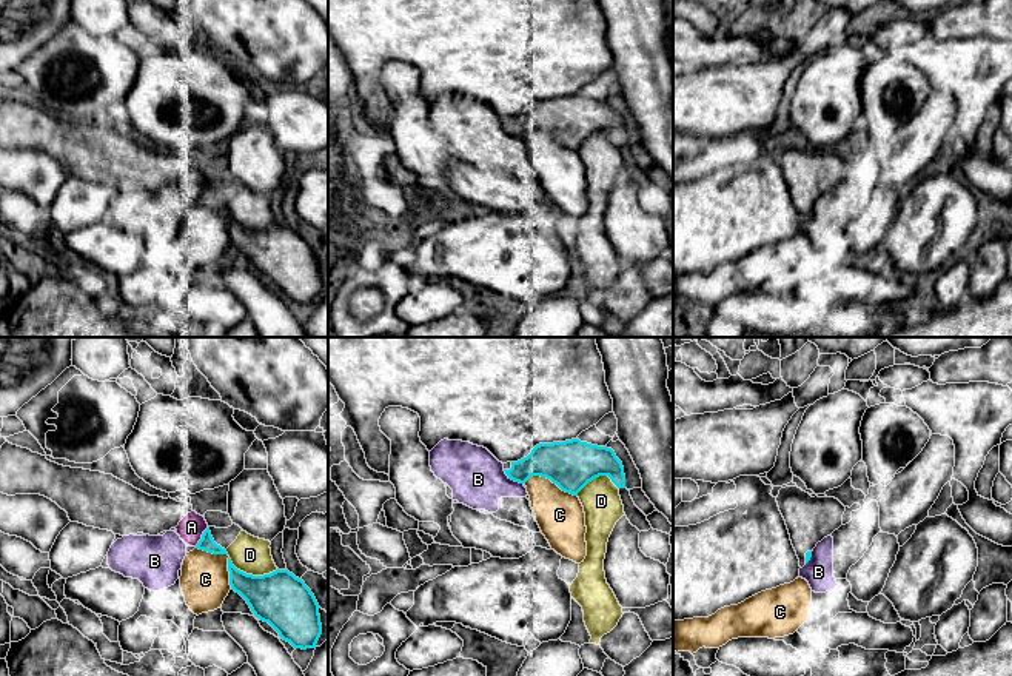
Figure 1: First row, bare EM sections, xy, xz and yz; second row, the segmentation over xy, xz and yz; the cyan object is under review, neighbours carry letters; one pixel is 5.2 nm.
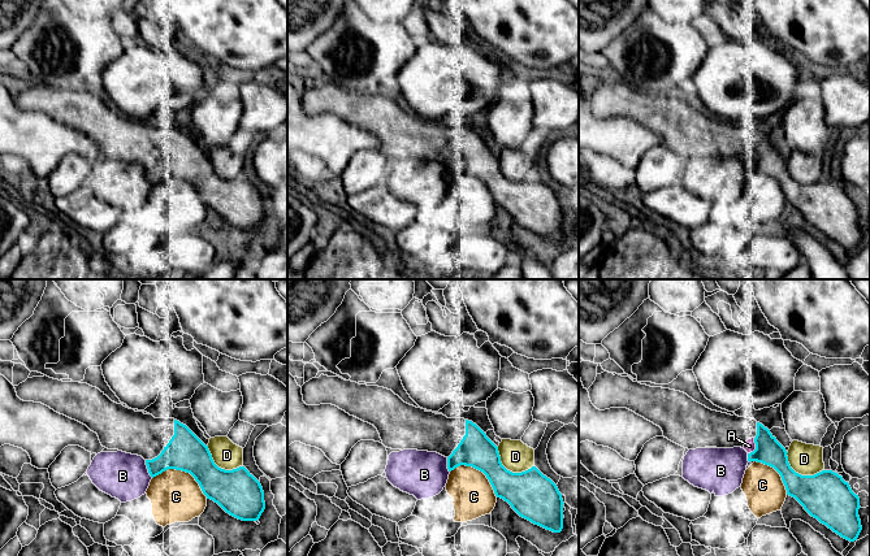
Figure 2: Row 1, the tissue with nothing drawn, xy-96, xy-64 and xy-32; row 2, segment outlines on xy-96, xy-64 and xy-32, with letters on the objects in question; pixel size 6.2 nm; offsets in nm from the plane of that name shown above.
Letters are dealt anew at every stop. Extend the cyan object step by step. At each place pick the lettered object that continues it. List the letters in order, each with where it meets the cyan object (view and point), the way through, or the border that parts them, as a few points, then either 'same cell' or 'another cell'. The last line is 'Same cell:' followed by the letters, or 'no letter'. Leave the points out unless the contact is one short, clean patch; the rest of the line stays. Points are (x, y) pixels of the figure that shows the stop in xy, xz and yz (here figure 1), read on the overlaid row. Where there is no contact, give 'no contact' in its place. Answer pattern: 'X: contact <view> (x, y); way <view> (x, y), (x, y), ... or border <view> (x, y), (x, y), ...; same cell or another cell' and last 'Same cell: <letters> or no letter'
A: contact xy (202, 536); another cell
B: contact xz (513, 479); another cell
C: contact xy (228, 558); border xy (196, 547), (228, 556), (228, 584), (231, 588); another cell
D: contact xy (251, 575); another cell
Same cell: no letter

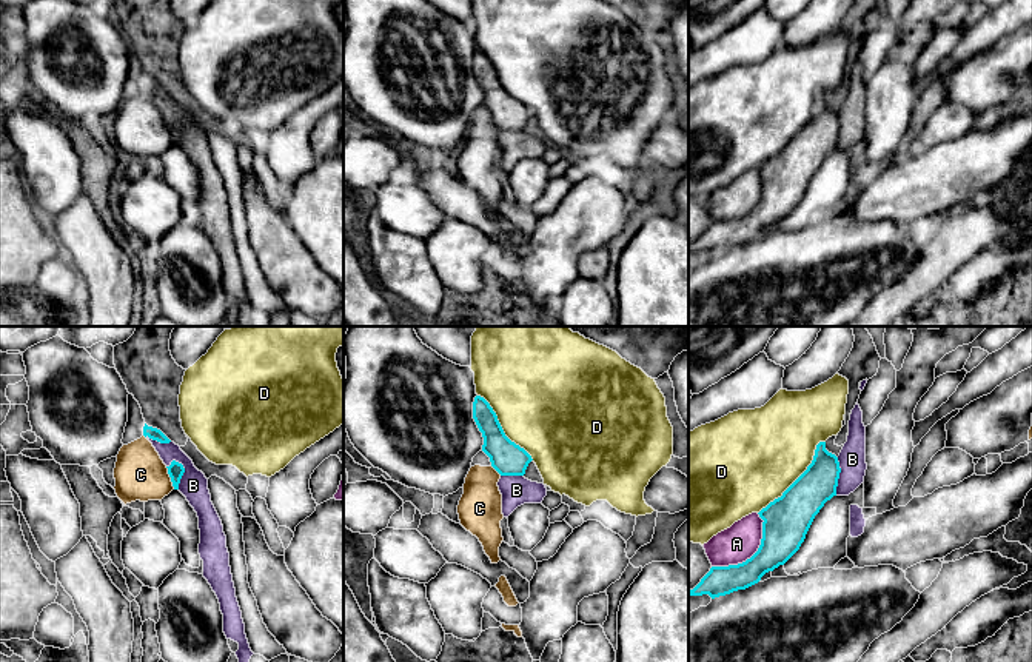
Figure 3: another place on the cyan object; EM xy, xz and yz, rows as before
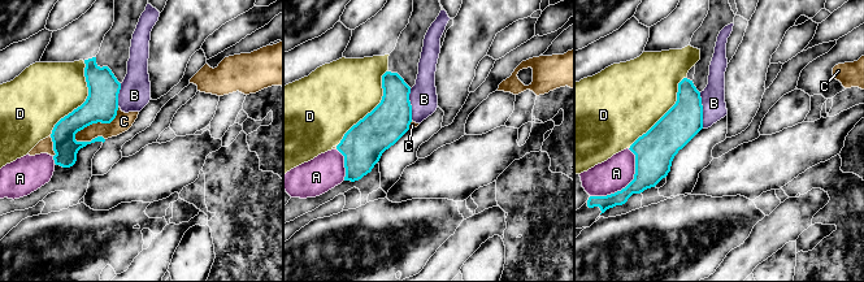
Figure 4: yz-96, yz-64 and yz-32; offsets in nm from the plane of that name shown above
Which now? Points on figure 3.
A: contact yz (753, 555); another cell
B: contact xy (184, 471); border xy (173, 459), (184, 468), (179, 488); another cell
C: contact xy (170, 476); another cell
D: contact yz (798, 478); another cell
Same cell: no letter

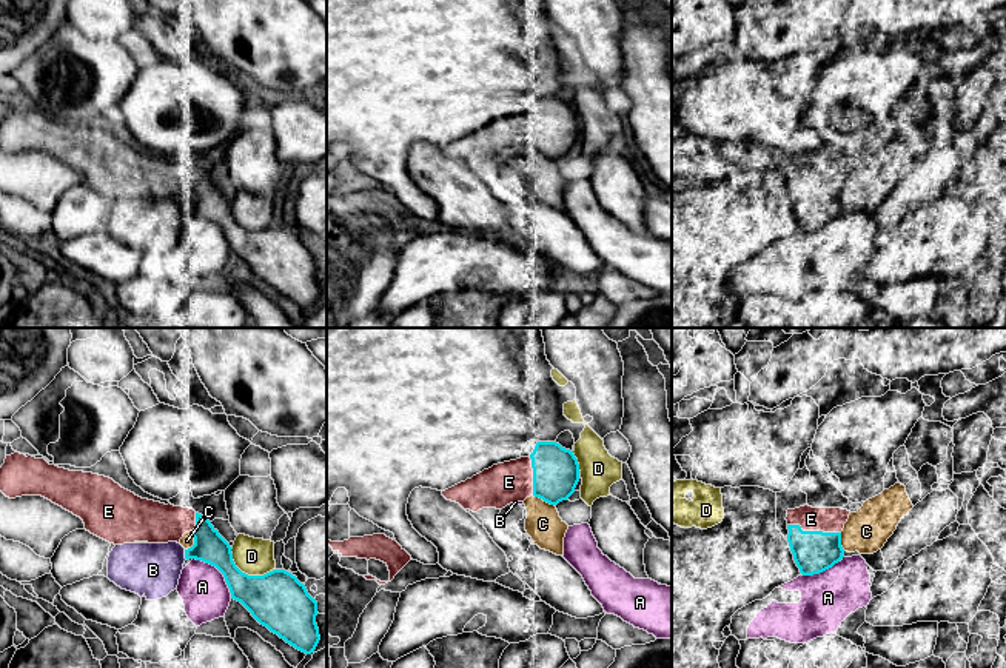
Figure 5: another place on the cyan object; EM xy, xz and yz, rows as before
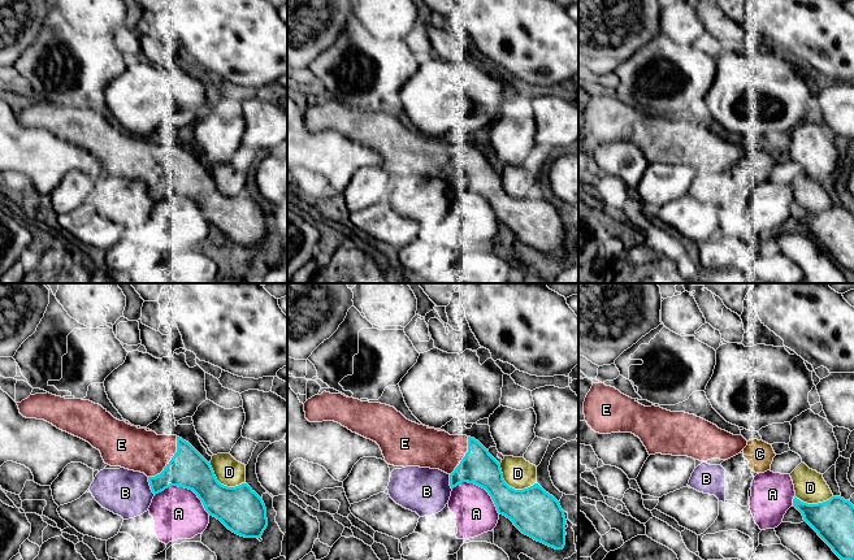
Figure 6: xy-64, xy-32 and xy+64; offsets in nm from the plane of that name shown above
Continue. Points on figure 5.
A: contact xy (219, 570); border xy (193, 557), (211, 564), (222, 574), (231, 597); another cell
B: contact xy (185, 554); another cell
C: contact xy (194, 542); another cell
D: contact xy (247, 574); another cell
E: contact yz (814, 531); same cell
Same cell: E

